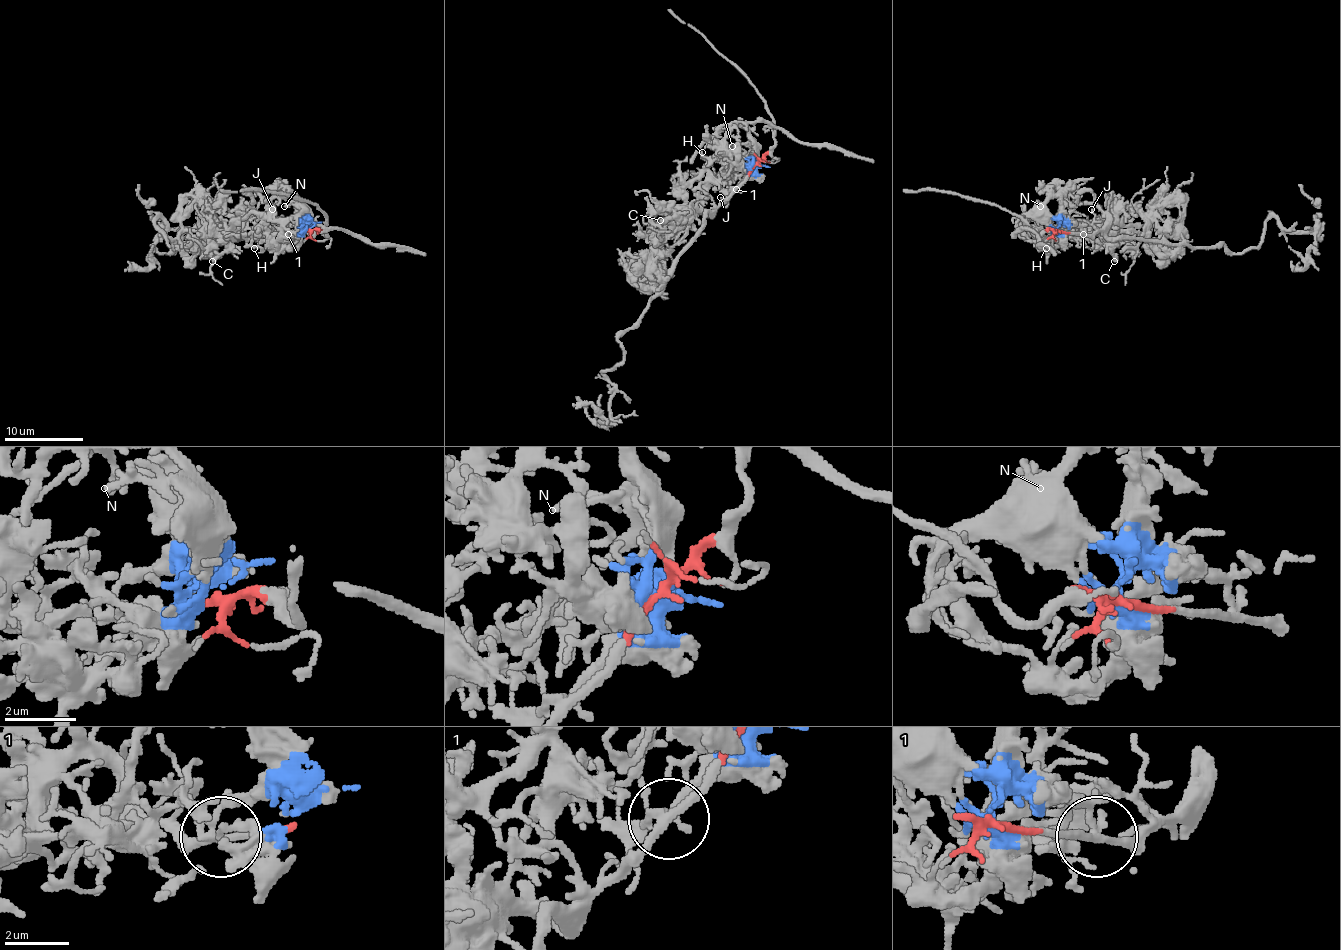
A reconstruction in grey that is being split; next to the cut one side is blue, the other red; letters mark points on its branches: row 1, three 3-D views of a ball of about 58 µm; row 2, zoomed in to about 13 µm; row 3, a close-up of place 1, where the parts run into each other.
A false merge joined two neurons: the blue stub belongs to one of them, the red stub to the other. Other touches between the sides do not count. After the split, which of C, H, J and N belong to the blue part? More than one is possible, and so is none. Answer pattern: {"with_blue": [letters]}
{"with_blue": ["H", "N"]}

